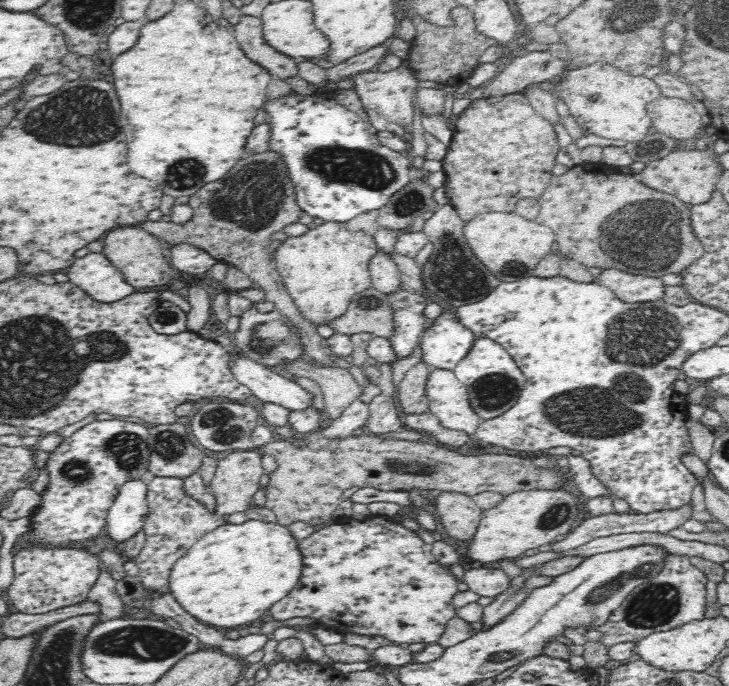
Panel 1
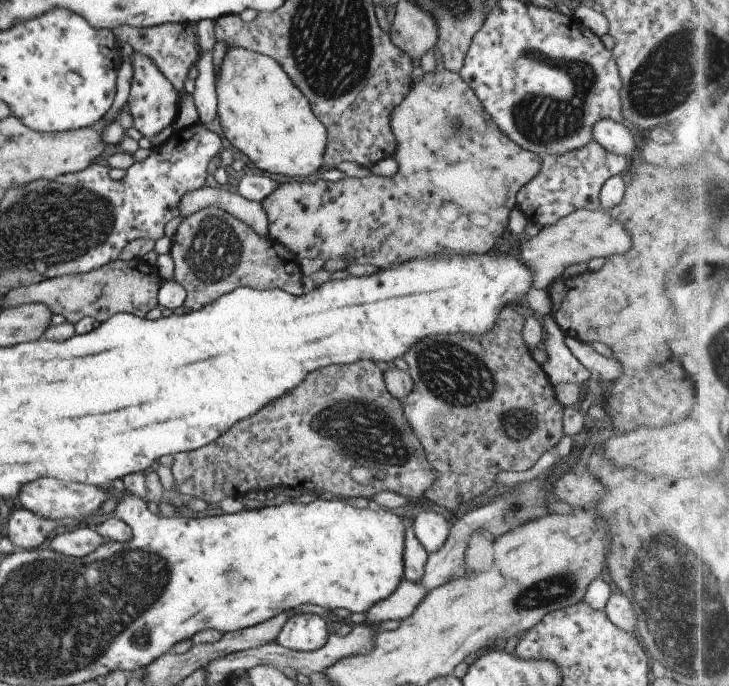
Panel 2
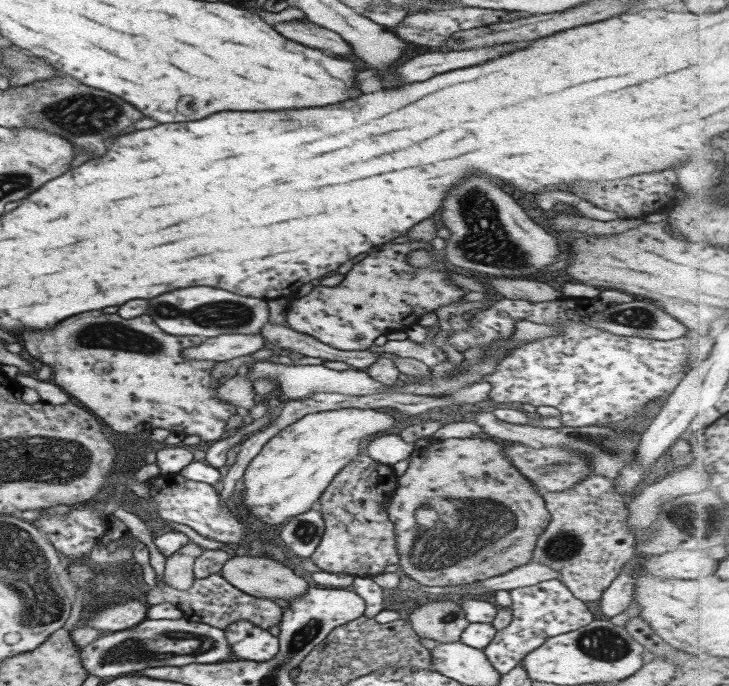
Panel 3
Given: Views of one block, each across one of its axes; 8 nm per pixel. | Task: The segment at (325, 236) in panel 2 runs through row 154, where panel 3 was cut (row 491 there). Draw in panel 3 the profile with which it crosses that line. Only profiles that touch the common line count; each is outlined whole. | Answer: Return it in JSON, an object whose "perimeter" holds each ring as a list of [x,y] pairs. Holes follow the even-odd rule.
{"perimeter":[[[478,437],[448,438],[442,441],[431,439],[426,447],[416,450],[409,457],[409,460],[405,472],[397,477],[397,486],[394,488],[394,494],[386,502],[386,515],[394,526],[395,548],[399,557],[398,566],[401,567],[402,572],[406,576],[423,586],[454,587],[455,585],[474,583],[492,576],[499,576],[531,561],[535,541],[543,532],[545,526],[547,526],[550,514],[545,508],[542,497],[536,493],[534,486],[530,485],[530,482],[512,465],[501,445]]]}

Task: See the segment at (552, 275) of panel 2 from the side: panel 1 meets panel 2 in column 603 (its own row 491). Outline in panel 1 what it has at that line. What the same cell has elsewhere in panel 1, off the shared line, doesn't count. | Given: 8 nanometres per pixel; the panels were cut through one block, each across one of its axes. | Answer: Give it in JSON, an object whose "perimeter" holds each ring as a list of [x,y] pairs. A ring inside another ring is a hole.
{"perimeter":[[[258,449],[248,451],[231,451],[225,458],[217,460],[217,466],[211,485],[210,492],[216,497],[216,515],[219,517],[230,516],[236,512],[243,513],[250,506],[254,494],[258,492],[260,478],[266,473],[260,463],[261,452]]]}

